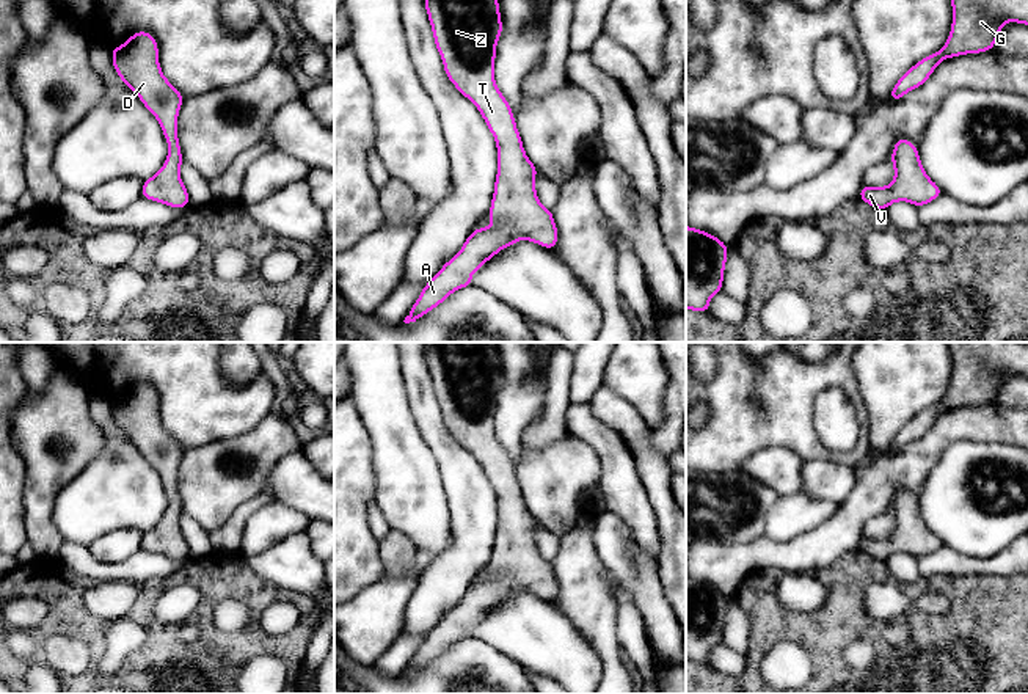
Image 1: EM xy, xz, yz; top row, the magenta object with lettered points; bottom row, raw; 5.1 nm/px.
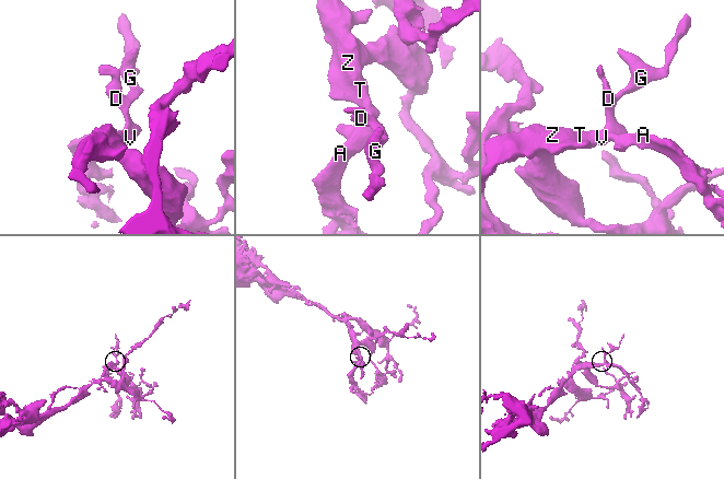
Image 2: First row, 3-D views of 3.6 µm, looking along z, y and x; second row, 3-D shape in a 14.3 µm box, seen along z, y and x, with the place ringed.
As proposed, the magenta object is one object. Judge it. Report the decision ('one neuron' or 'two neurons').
one neuron

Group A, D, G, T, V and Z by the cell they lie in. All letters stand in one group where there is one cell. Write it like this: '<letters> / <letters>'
A D G T V Z

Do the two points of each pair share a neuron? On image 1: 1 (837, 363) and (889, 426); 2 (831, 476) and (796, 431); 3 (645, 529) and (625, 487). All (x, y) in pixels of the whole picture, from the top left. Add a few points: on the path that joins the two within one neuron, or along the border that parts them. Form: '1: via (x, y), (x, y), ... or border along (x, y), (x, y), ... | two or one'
1: border along (851, 358), (868, 426) | two
2: border along (805, 460), (835, 460), (854, 468) | two
3: via (641, 518), (628, 498) | one

